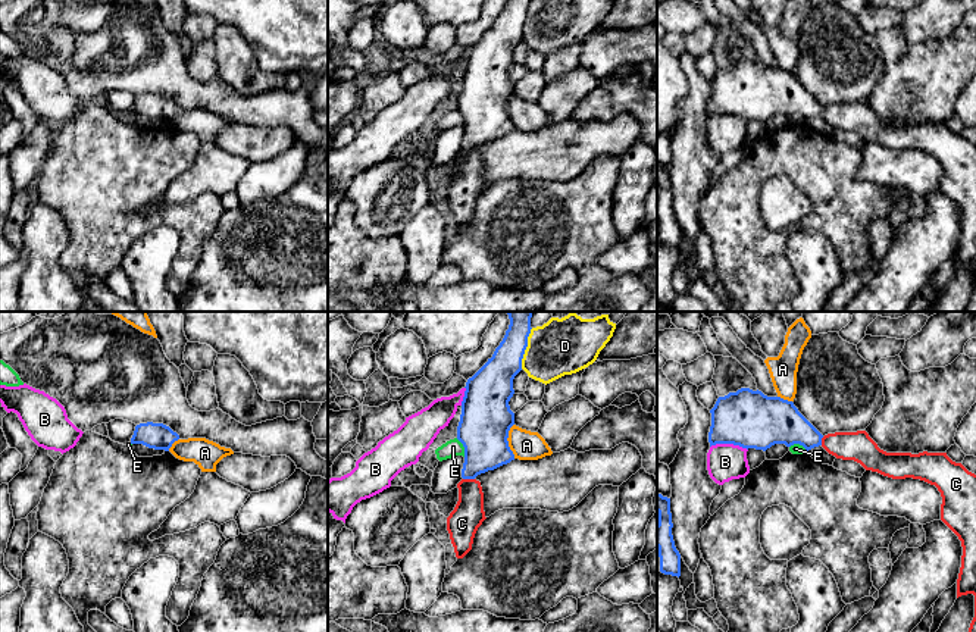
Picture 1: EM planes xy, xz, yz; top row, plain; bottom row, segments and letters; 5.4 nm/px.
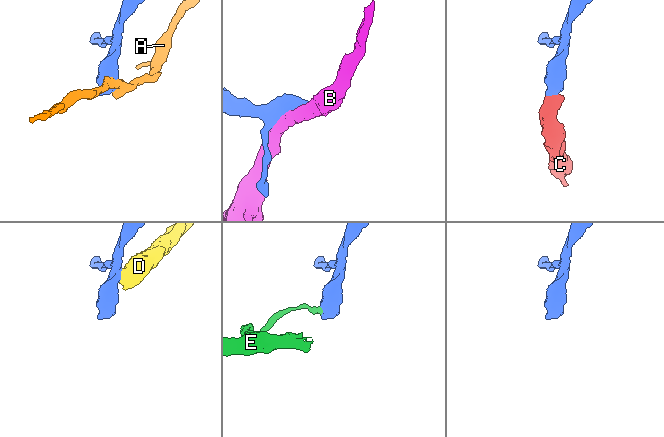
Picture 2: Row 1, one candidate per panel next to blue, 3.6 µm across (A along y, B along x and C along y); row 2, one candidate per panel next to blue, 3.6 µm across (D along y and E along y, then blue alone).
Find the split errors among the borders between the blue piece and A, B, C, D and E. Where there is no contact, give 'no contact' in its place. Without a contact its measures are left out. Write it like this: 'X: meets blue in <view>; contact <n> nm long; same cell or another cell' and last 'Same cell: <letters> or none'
A: meets blue in xz; contact 190 nm long; another cell
B: meets blue in yz; contact 200 nm long; another cell
C: meets blue in xz; contact 60 nm long; same cell
D: meets blue in xz; contact 240 nm long; another cell
E: meets blue in xz; contact 120 nm long; another cell
Same cell: C

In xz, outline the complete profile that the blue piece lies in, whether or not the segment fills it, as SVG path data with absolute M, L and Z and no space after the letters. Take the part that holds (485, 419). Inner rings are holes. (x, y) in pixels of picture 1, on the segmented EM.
M506 312L509 329L488 362L466 382L457 439L464 447L459 501L447 517L447 531L457 559L463 559L475 534L487 519L484 492L475 478L514 460L509 431L514 413L509 401L514 394L513 379L522 370L522 359L531 334L532 312Z

